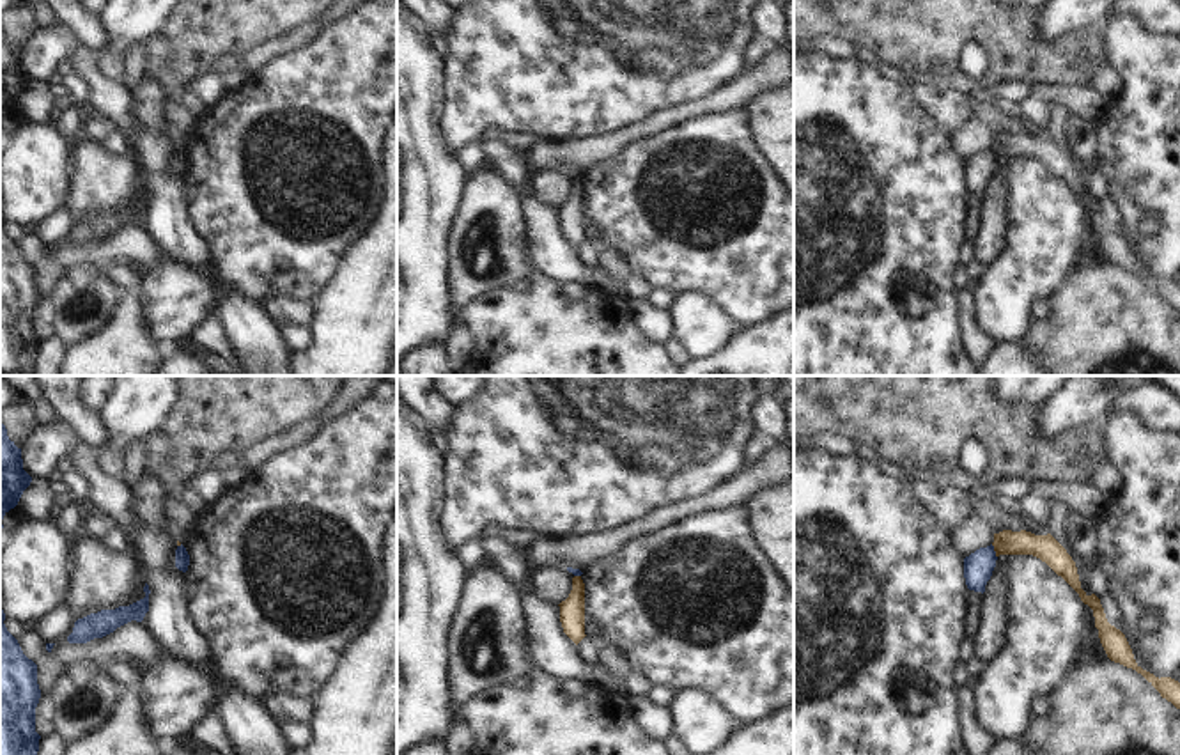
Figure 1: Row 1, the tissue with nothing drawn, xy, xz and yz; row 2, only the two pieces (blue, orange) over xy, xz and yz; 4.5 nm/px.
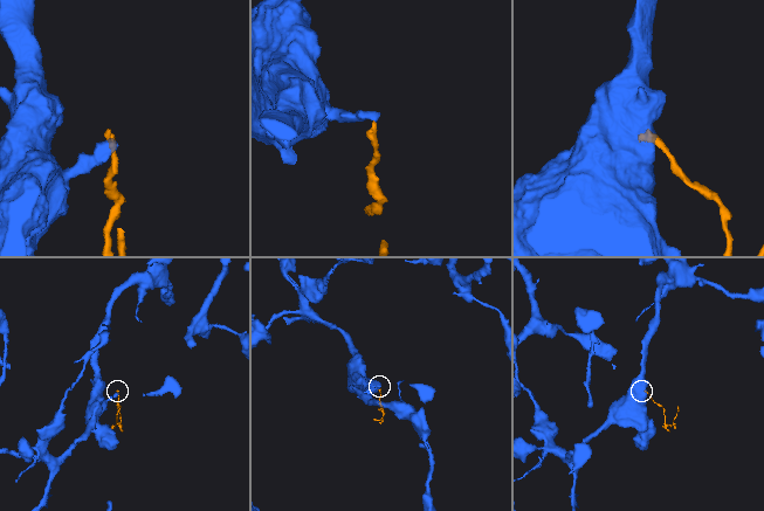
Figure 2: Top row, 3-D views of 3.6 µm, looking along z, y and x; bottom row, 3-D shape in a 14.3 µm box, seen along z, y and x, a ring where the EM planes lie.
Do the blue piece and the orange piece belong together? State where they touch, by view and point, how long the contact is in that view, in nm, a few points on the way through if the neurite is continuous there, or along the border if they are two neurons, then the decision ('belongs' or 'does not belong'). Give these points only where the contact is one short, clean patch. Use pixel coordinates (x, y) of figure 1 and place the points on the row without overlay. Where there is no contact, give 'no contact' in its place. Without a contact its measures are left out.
contact yz (994, 155); length 70 nm; border yz (991, 147), (996, 160); does not belong

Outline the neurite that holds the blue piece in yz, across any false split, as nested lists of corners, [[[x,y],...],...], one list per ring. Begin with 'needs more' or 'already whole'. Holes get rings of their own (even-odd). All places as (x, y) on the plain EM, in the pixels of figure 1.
already whole | [[[994,149],[980,151],[964,161],[964,181],[969,193],[985,195],[985,188],[996,170]]]

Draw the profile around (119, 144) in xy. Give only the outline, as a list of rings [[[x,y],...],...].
[[[120,131],[112,133],[101,144],[106,151],[110,151],[112,154],[117,154],[117,156],[124,156],[124,154],[131,152],[131,140],[128,138],[128,135],[120,133]]]

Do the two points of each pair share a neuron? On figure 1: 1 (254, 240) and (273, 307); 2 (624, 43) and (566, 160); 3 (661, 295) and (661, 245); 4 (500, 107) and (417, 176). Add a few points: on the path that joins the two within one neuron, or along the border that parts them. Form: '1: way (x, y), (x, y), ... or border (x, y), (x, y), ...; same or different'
1: border (309, 302), (289, 295), (270, 295), (261, 305); different
2: border (617, 130), (589, 137), (539, 140); different
3: border (652, 286), (663, 286), (677, 295); different
4: border (445, 107), (445, 137), (454, 151); different

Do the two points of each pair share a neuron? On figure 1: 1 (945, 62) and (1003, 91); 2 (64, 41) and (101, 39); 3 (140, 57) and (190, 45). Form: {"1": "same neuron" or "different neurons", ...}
{"1": "different neurons", "2": "different neurons", "3": "different neurons"}

